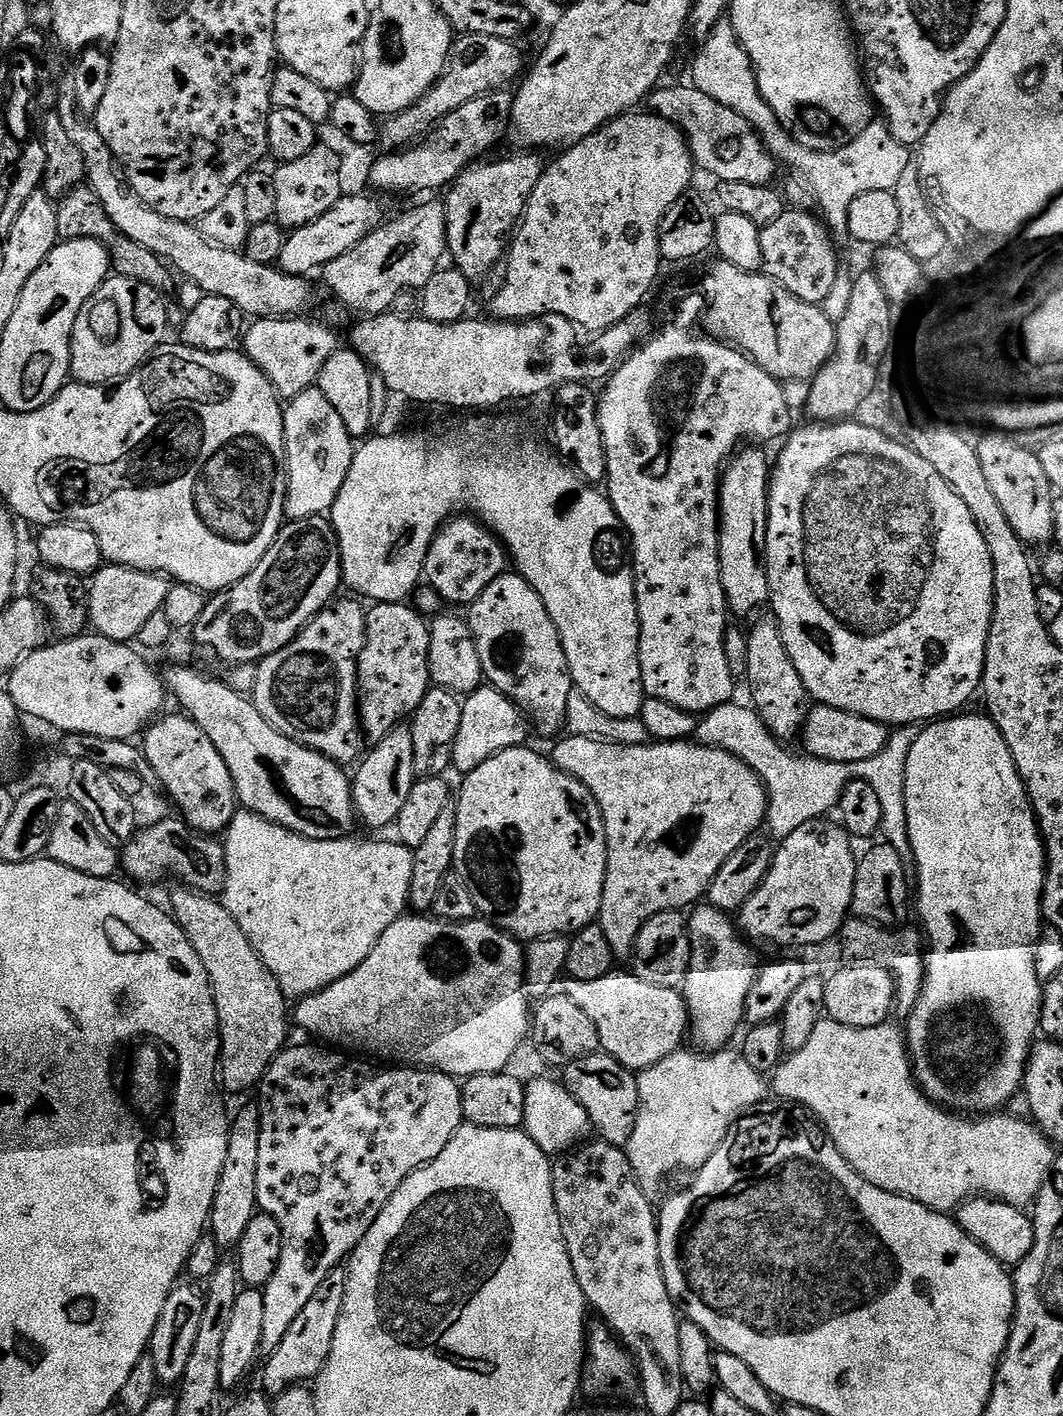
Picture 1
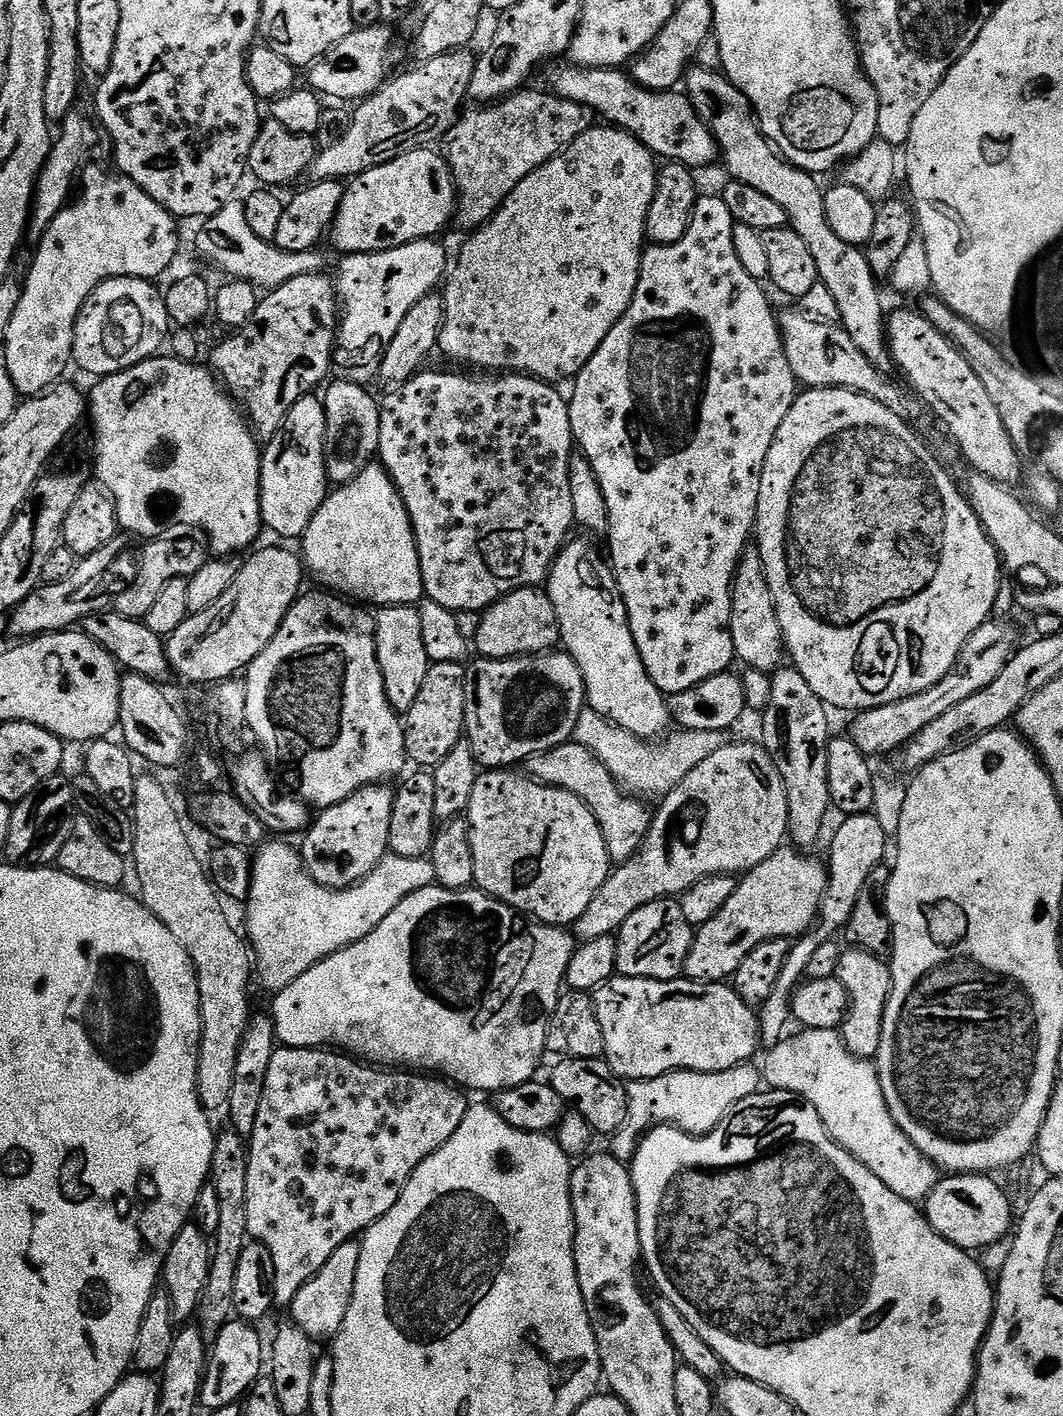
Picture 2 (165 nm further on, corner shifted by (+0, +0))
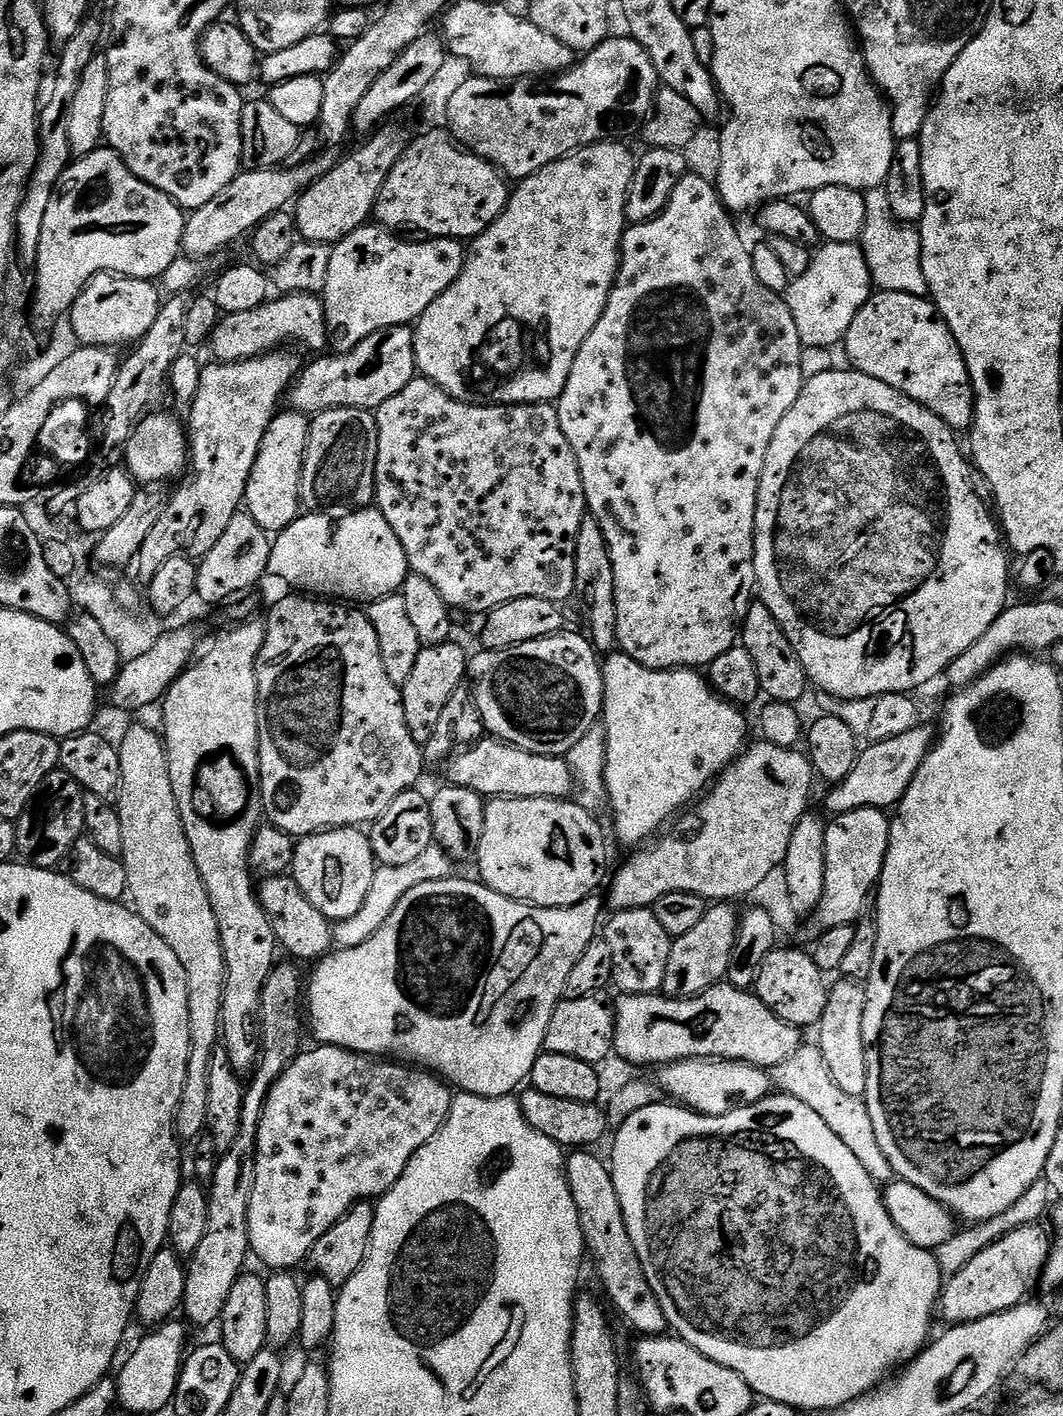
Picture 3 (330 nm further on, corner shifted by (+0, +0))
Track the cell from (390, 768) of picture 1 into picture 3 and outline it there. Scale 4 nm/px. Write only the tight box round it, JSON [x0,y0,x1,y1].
[290,826,378,922]

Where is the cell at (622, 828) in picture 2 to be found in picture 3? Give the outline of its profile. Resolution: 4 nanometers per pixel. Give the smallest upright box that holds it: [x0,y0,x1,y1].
[447,738,573,800]

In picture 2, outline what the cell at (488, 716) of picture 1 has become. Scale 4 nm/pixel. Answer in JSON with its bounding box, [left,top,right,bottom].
[464,650,586,770]

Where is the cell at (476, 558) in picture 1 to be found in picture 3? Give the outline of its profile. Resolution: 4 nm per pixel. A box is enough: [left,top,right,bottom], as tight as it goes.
[374,378,588,614]

